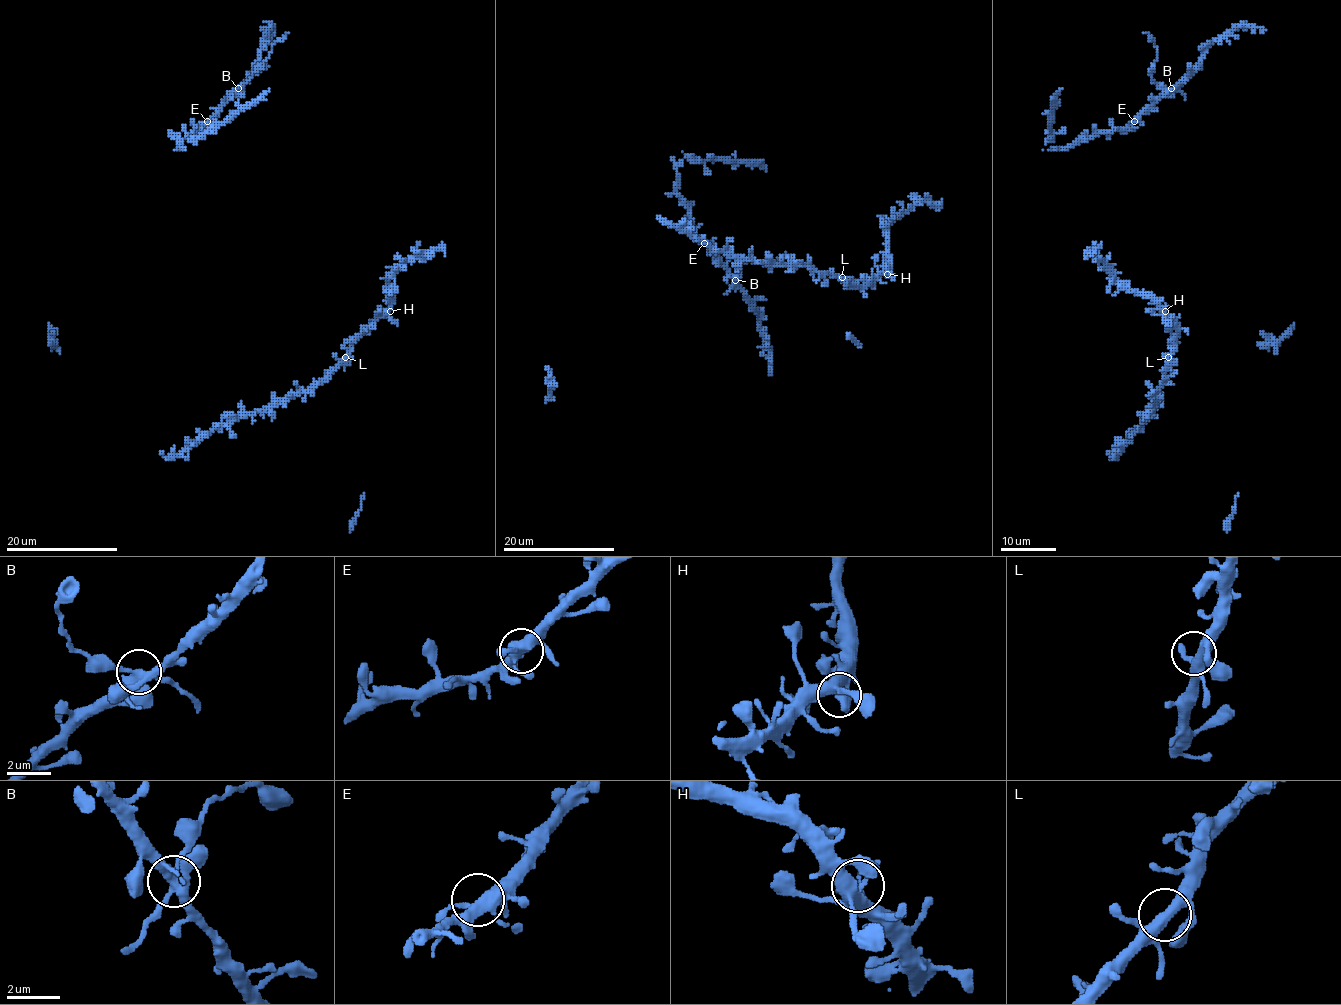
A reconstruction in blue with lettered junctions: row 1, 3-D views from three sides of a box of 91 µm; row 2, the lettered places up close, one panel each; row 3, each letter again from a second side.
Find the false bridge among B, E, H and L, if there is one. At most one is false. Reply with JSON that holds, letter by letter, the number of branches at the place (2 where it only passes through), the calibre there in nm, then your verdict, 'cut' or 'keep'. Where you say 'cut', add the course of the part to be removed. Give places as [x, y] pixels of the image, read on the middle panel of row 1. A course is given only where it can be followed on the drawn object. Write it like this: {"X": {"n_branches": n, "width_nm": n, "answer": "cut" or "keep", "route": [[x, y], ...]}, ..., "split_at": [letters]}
{"B": {"n_branches": 5, "width_nm": 340, "answer": "keep"}, "E": {"n_branches": 5, "width_nm": 400, "answer": "keep"}, "H": {"n_branches": 4, "width_nm": 380, "answer": "keep"}, "L": {"n_branches": 4, "width_nm": 360, "answer": "keep"}, "split_at": []}

